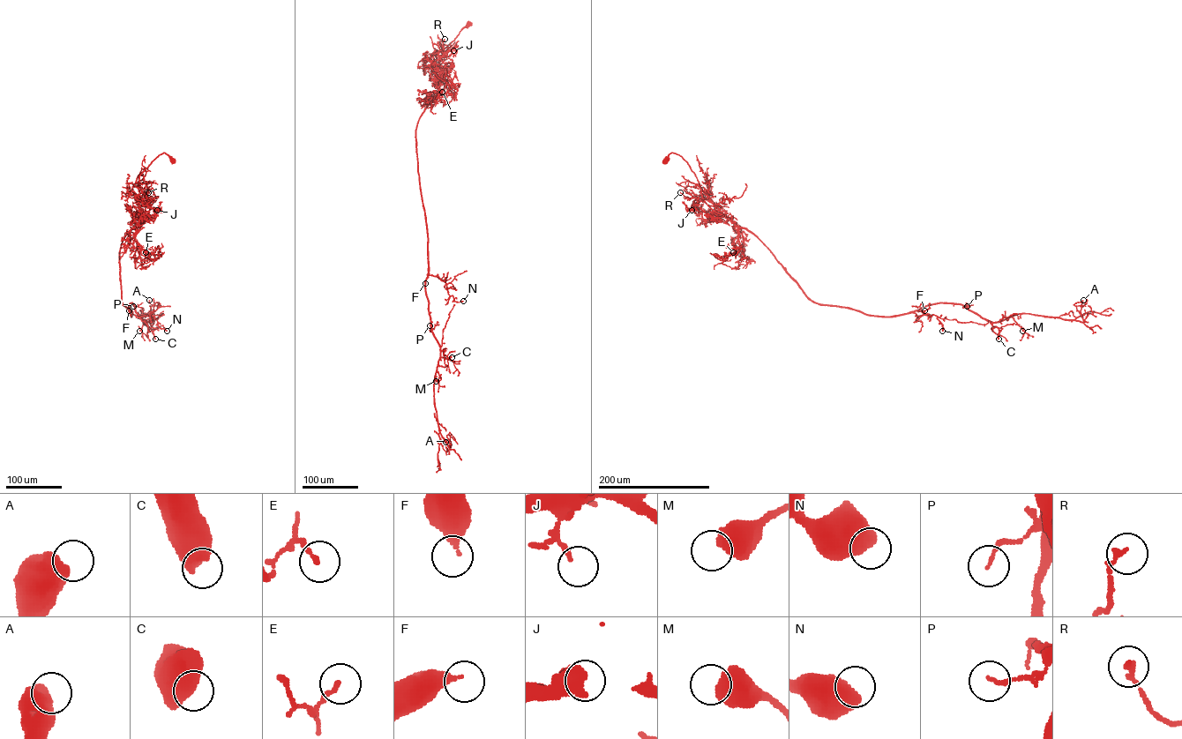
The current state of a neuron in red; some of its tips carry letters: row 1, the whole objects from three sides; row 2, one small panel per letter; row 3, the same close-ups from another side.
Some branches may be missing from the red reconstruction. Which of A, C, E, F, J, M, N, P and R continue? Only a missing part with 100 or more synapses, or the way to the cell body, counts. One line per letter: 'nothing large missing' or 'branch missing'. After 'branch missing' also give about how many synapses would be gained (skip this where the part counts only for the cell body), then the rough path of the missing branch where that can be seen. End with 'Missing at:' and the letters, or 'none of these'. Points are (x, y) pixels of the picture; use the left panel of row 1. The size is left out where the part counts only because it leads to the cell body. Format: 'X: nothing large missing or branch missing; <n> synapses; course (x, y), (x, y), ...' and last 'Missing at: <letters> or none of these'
A: nothing large missing
C: branch missing; 200 synapses
E: nothing large missing
F: nothing large missing
J: nothing large missing
M: nothing large missing
N: nothing large missing
P: nothing large missing
R: nothing large missing
Missing at: C

